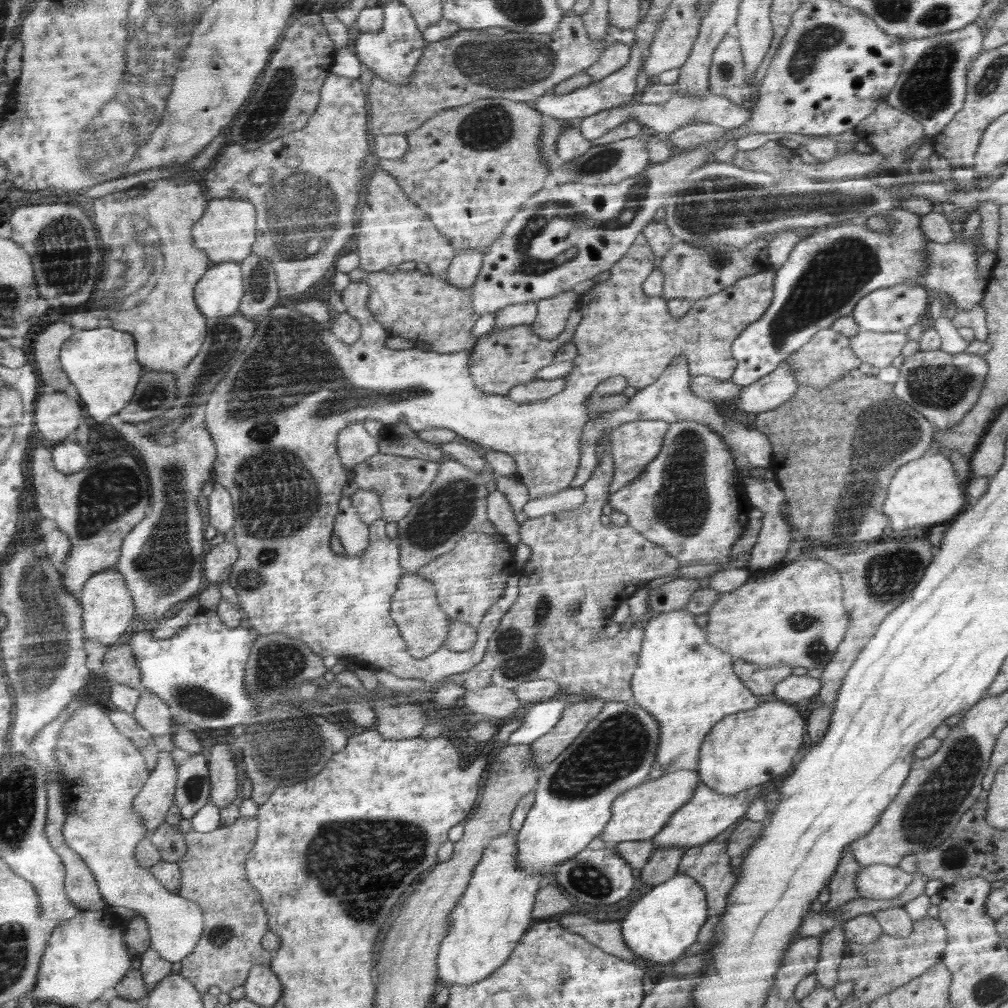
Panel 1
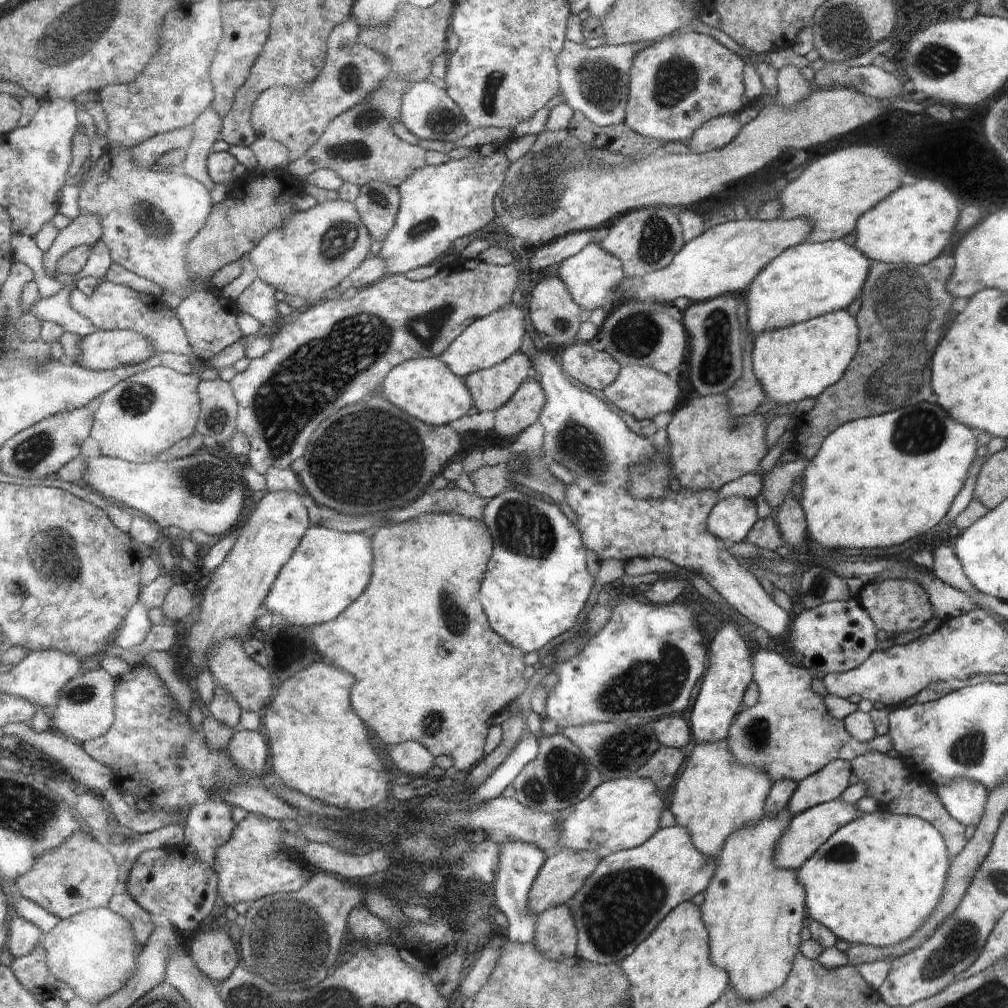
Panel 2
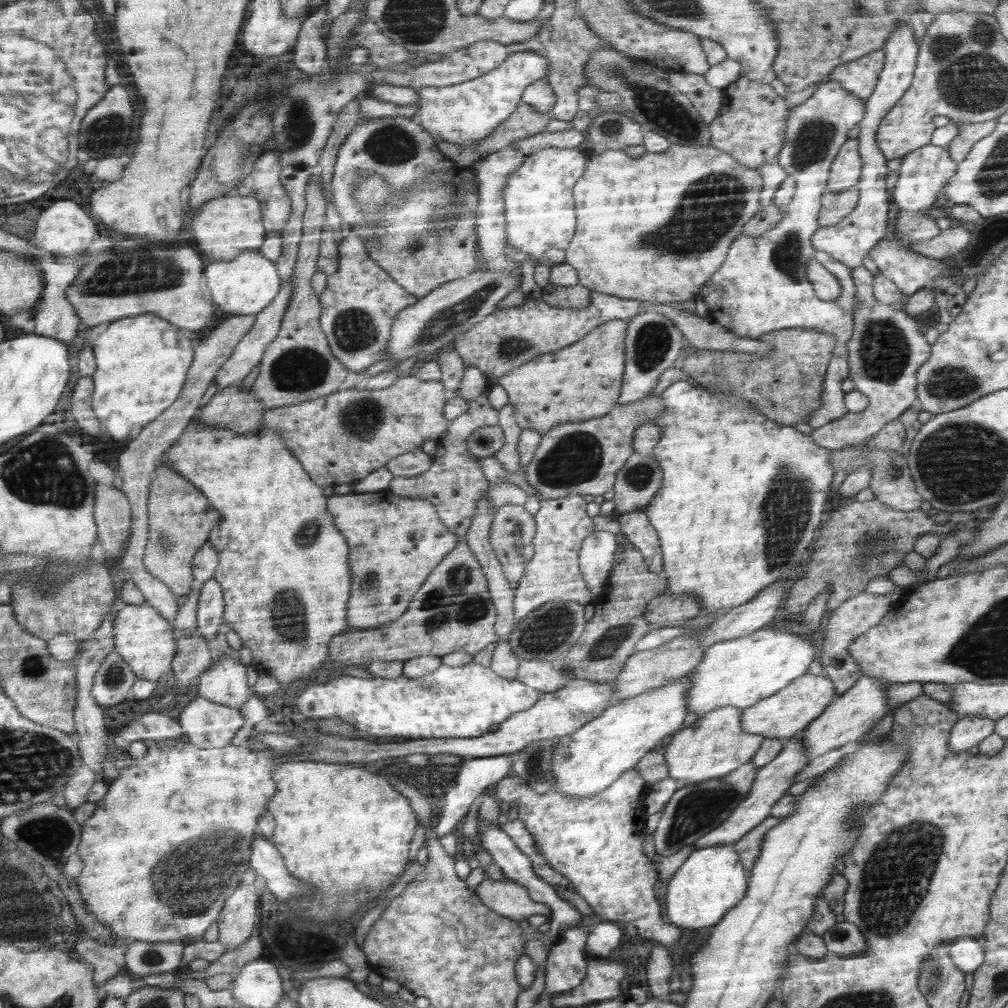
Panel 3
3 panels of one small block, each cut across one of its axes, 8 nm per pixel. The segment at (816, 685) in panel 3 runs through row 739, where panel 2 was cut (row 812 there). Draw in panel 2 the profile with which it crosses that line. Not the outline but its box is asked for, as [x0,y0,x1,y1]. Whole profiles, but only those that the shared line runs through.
[699,810,806,1002]

